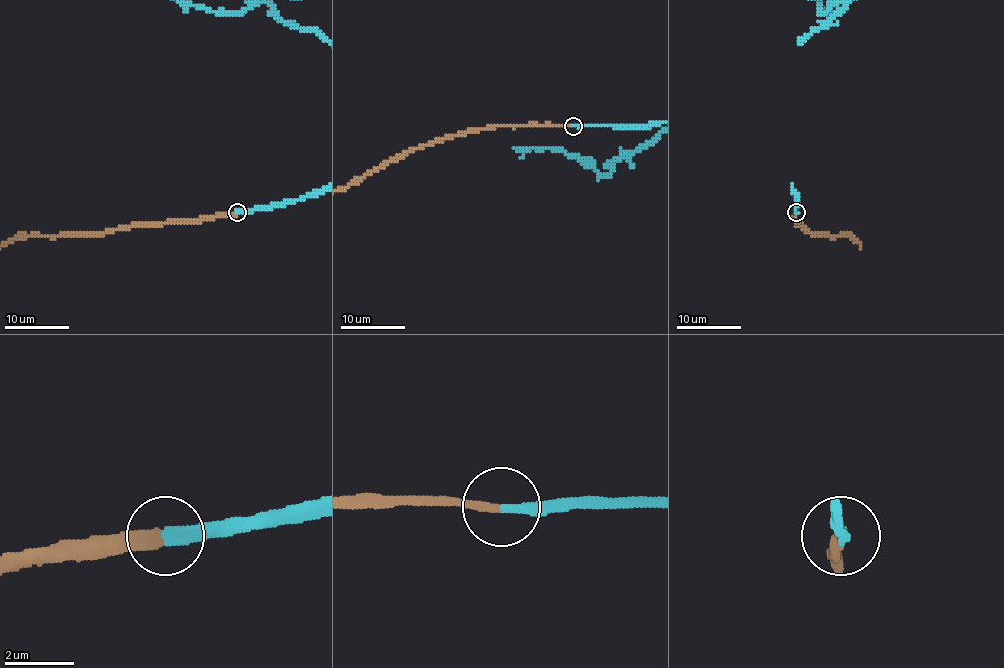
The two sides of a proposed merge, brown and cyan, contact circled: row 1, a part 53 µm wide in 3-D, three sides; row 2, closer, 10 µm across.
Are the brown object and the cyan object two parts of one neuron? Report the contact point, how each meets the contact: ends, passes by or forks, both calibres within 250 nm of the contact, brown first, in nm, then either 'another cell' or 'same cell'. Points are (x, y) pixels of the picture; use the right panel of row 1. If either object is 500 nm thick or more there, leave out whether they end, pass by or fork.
place (796, 212); brown ends; cyan ends; calibres 320 and 320 nm; same cell

